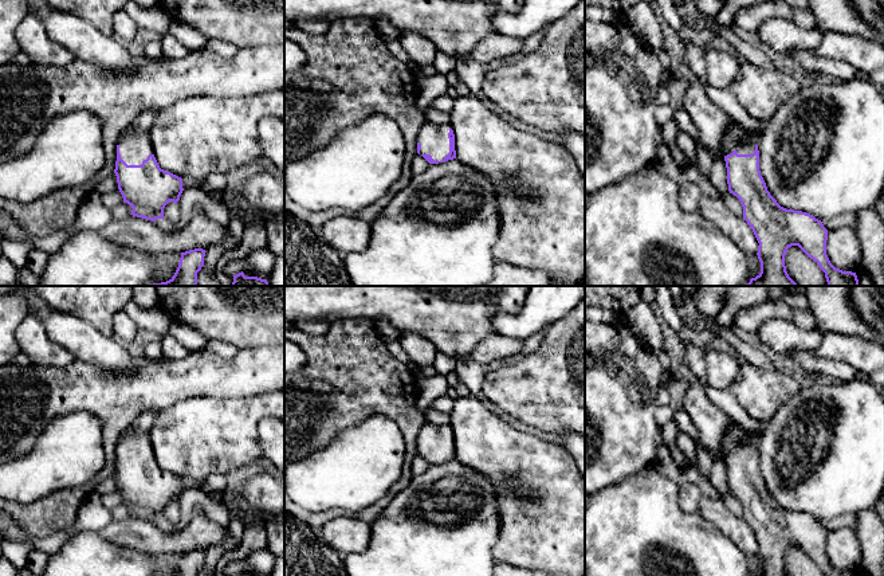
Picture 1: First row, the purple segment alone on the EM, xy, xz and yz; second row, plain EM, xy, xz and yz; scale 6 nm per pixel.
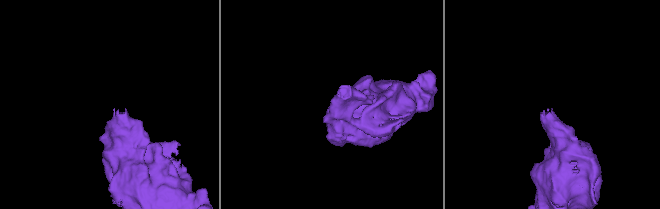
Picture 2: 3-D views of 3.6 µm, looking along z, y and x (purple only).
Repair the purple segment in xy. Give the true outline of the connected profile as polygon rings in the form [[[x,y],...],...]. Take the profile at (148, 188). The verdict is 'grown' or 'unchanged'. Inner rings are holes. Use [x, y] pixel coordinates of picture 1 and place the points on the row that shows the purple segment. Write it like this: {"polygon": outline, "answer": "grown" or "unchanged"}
{"polygon": [[[127,128],[118,138],[114,173],[118,189],[133,211],[130,215],[156,222],[164,219],[164,208],[169,201],[177,203],[184,191],[182,179],[160,168],[149,133]]], "answer": "grown"}

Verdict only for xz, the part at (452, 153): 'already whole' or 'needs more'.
needs more

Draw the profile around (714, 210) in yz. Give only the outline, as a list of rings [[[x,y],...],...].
[[[703,193],[699,200],[699,212],[731,238],[746,255],[758,252],[759,243],[751,227],[743,218],[738,218],[722,197],[711,197]]]

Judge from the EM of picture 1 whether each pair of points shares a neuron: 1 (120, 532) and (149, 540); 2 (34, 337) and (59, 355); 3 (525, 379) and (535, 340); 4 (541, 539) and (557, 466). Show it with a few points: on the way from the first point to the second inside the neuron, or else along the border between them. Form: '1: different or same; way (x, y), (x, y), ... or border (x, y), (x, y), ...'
1: same; way (126, 533), (142, 536)
2: same; way (40, 344), (52, 355)
3: different; border (547, 328), (541, 344), (525, 357)
4: same; way (545, 521), (545, 484)

